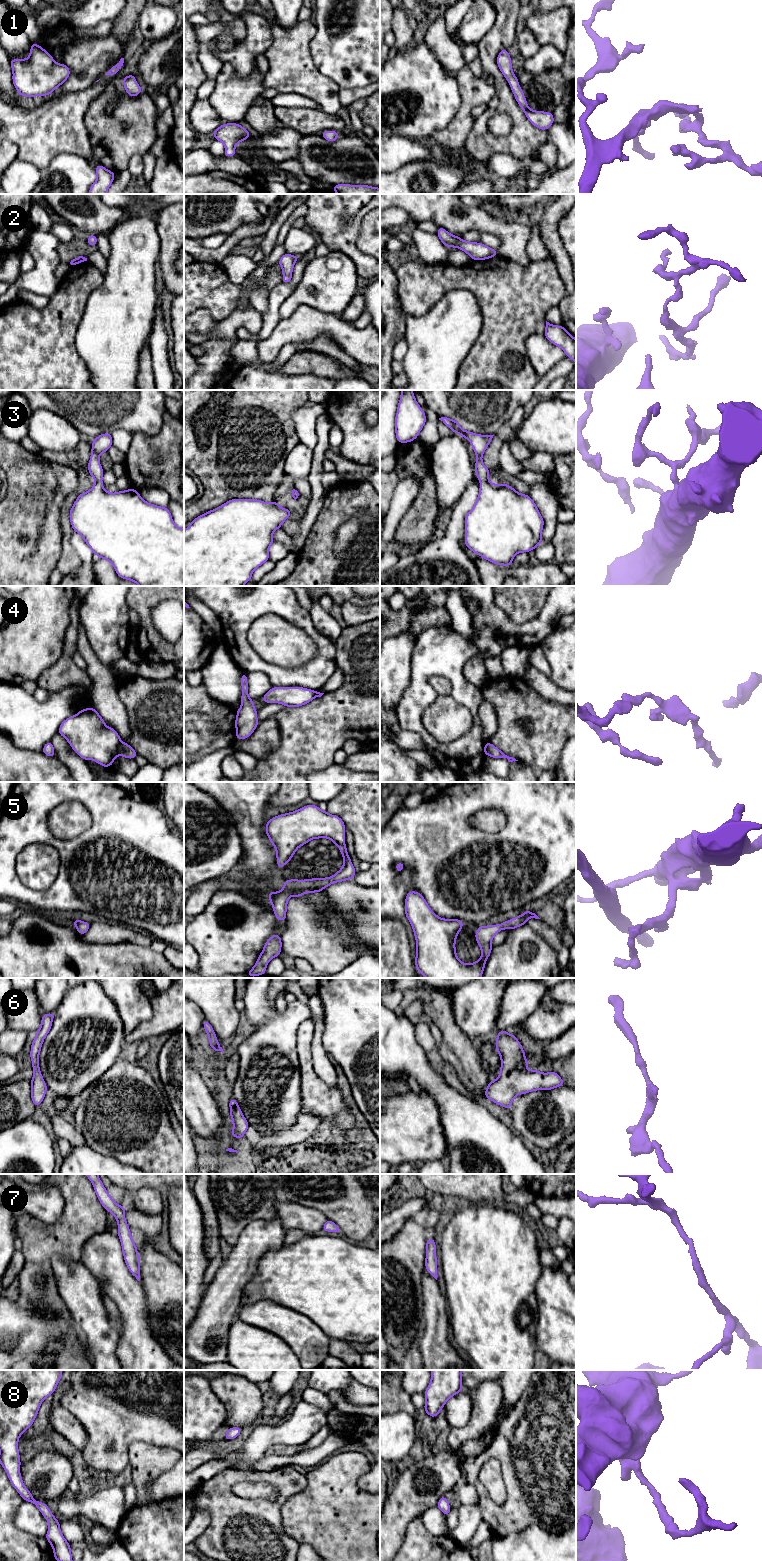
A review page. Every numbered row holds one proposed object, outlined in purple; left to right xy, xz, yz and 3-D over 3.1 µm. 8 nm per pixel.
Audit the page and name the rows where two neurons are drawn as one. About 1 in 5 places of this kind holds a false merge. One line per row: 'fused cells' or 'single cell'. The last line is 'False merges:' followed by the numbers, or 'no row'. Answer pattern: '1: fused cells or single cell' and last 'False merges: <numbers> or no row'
1: single cell
2: single cell
3: single cell
4: fused cells
5: single cell
6: single cell
7: single cell
8: single cell
False merges: 4

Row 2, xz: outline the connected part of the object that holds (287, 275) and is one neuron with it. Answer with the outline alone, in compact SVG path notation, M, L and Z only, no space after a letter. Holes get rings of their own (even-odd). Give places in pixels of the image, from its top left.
M284 254L278 264L282 267L282 273L283 273L283 278L282 278L282 282L283 283L290 283L291 279L292 279L292 271L293 271L293 267L296 263L296 261L299 259L300 257L295 256L295 255L291 255L291 254Z

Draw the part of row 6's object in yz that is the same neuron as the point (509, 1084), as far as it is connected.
M507 1030L498 1031L495 1044L501 1059L500 1074L487 1085L485 1098L510 1109L517 1095L536 1090L551 1090L565 1084L554 1071L542 1073L535 1069L527 1070L529 1063L522 1045Z

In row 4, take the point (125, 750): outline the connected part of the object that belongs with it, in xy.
M121 742L119 745L119 755L129 759L135 759L138 753L129 744Z

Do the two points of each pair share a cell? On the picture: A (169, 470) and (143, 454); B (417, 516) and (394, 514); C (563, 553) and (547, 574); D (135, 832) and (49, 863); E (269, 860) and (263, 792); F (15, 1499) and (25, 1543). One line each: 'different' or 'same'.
A: same
B: different
C: different
D: different
E: same
F: same

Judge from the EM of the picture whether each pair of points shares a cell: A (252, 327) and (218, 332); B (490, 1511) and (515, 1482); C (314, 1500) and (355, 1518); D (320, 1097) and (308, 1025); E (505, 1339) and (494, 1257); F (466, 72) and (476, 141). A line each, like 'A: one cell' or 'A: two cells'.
A: one cell
B: one cell
C: one cell
D: one cell
E: one cell
F: two cells

